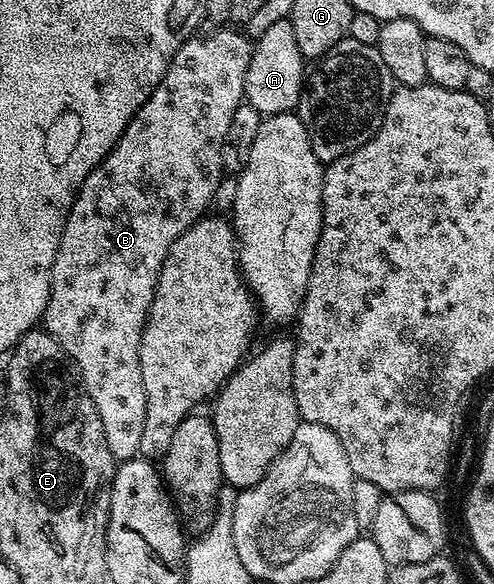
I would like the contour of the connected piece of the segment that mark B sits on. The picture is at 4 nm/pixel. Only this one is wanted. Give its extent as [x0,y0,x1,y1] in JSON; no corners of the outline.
[43,28,253,464]

